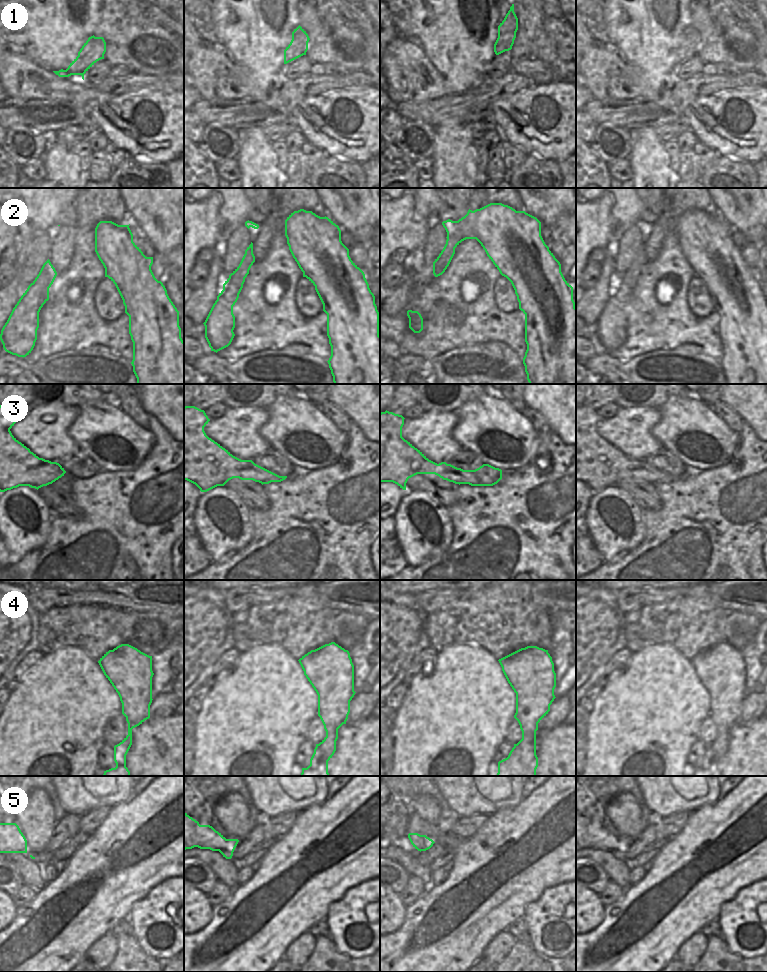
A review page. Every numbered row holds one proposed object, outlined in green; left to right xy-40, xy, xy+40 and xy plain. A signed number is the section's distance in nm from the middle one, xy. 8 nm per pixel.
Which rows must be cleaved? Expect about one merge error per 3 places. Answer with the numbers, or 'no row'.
no row

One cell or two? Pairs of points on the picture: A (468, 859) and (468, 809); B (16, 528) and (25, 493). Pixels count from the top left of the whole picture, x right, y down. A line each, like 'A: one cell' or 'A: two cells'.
A: two cells
B: one cell

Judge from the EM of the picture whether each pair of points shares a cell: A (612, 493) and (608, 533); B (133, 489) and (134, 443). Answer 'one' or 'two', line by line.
A: one
B: two

